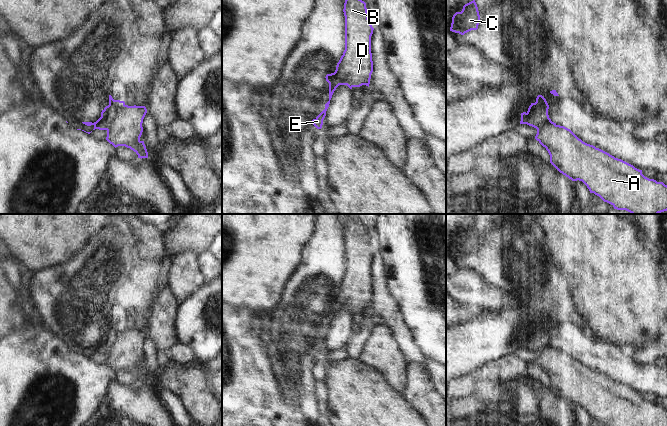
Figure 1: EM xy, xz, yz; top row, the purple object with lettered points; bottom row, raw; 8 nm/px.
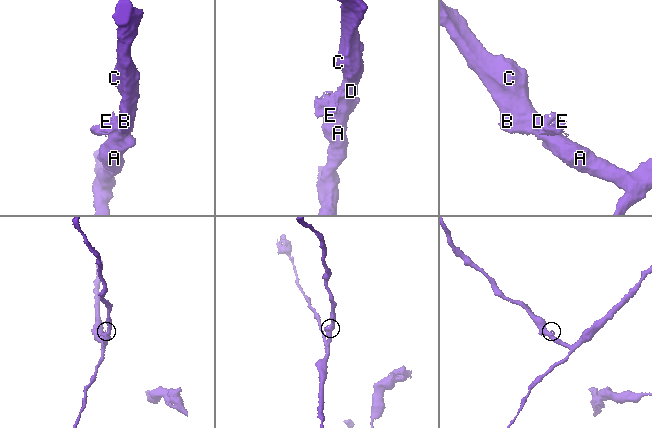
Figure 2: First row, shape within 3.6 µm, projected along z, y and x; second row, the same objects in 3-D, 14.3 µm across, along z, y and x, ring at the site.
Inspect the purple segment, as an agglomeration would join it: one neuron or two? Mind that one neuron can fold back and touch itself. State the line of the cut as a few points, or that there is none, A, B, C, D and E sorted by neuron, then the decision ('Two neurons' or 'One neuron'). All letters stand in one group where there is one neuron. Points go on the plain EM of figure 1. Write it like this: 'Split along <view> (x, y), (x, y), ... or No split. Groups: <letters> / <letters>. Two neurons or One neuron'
Split along xy (125, 329), (119, 333), (111, 330), (106, 344), (96, 352). Groups: A B C D / E. Two neurons.

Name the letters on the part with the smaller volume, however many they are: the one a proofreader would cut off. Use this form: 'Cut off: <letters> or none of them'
Cut off: E.

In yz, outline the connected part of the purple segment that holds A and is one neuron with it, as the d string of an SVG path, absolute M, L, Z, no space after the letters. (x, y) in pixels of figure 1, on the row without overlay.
M540 331L538 338L529 334L521 337L520 348L537 353L535 363L546 372L550 387L560 397L572 405L582 405L590 417L599 420L604 426L667 426L667 409L645 401L642 394L583 366L566 352L553 348L543 331Z

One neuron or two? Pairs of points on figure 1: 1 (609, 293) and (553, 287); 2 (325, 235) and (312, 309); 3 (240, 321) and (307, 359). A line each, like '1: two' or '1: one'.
1: two
2: one
3: two

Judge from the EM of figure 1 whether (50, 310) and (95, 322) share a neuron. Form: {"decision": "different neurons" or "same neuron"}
{"decision": "same neuron"}

